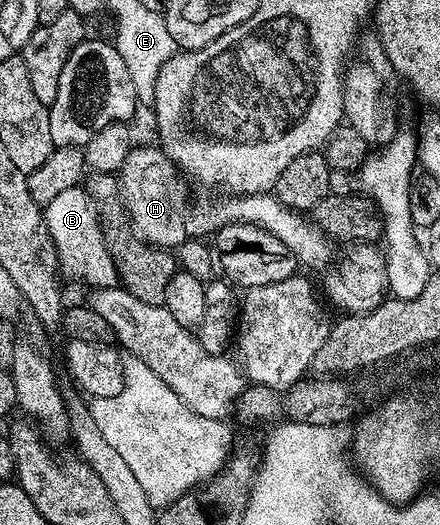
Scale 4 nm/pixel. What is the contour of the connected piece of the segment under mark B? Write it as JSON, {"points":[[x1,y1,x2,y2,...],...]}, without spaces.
{"points":[[85,187,63,190,59,196,52,198,52,202,44,206,44,219,56,246,58,267,65,279,67,276,70,280,87,280,91,289,119,287,116,262,112,262,112,254,108,254,98,211]]}

